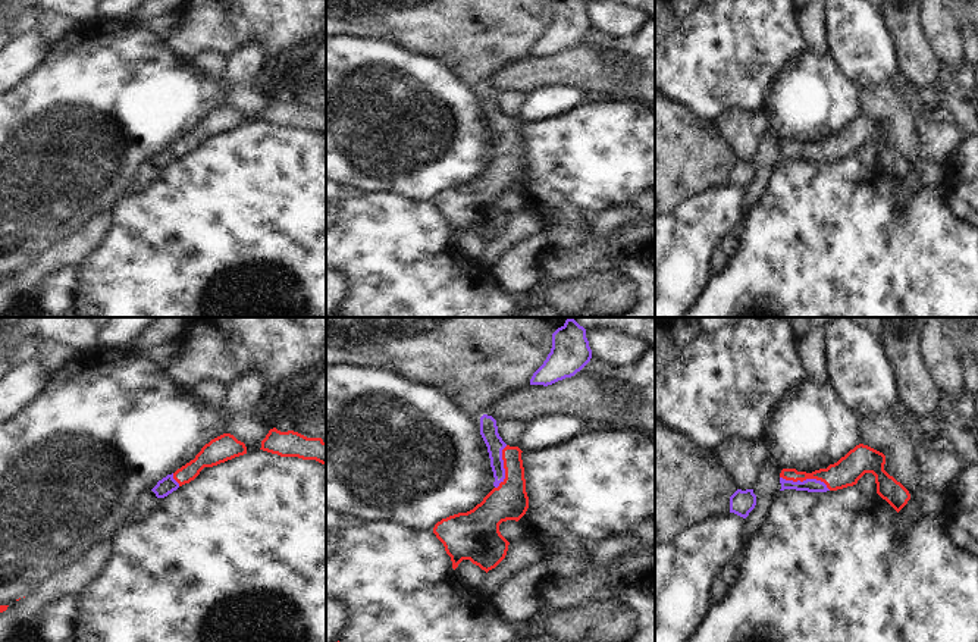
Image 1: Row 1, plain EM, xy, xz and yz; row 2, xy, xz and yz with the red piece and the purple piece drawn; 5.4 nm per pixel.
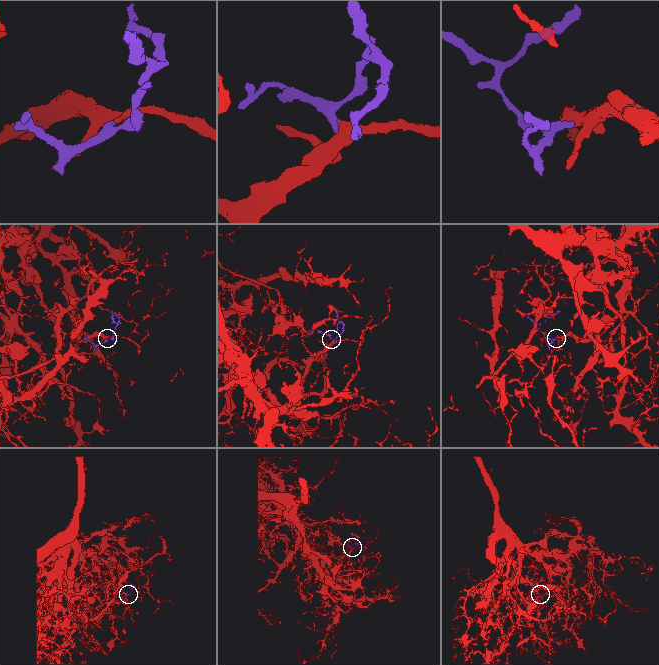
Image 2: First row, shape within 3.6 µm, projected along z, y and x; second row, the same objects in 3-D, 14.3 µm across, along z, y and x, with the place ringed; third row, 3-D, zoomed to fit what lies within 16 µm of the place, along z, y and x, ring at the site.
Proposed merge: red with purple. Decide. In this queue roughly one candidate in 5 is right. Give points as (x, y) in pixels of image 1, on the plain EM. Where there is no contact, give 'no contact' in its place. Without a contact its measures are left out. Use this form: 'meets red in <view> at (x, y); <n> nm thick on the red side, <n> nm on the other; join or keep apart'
meets red in yz at (805, 150); 160 nm thick on the red side, 80 nm on the other; join

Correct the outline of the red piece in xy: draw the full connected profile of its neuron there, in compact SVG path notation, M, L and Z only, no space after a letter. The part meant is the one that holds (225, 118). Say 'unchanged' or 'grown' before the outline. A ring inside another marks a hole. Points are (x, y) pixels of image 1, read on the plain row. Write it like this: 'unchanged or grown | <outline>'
grown | M223 104L206 115L194 131L159 151L151 162L157 169L164 169L194 151L204 138L213 138L244 125L247 125L245 115L231 104Z

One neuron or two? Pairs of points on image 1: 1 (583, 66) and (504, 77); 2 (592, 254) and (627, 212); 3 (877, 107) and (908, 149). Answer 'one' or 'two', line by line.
1: one
2: one
3: one

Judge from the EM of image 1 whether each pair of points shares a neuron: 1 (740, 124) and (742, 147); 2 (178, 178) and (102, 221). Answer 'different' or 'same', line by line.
1: same
2: different

